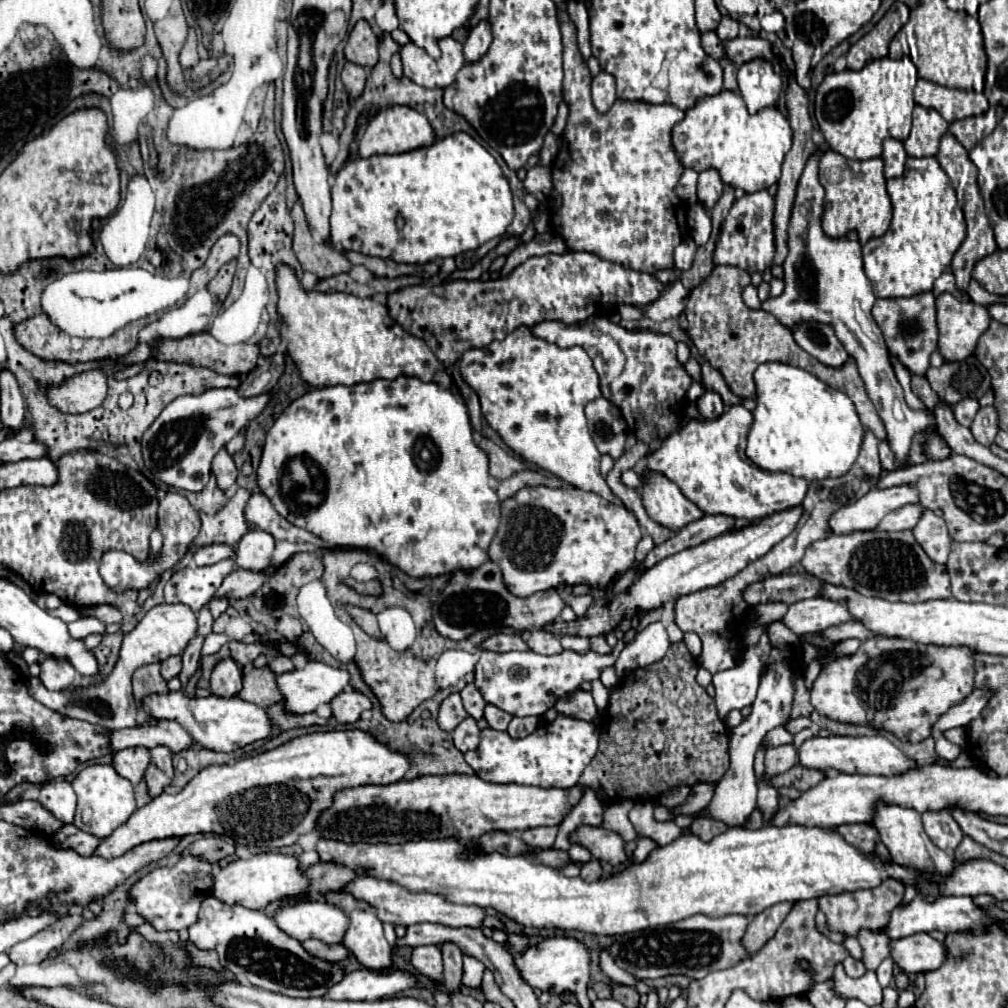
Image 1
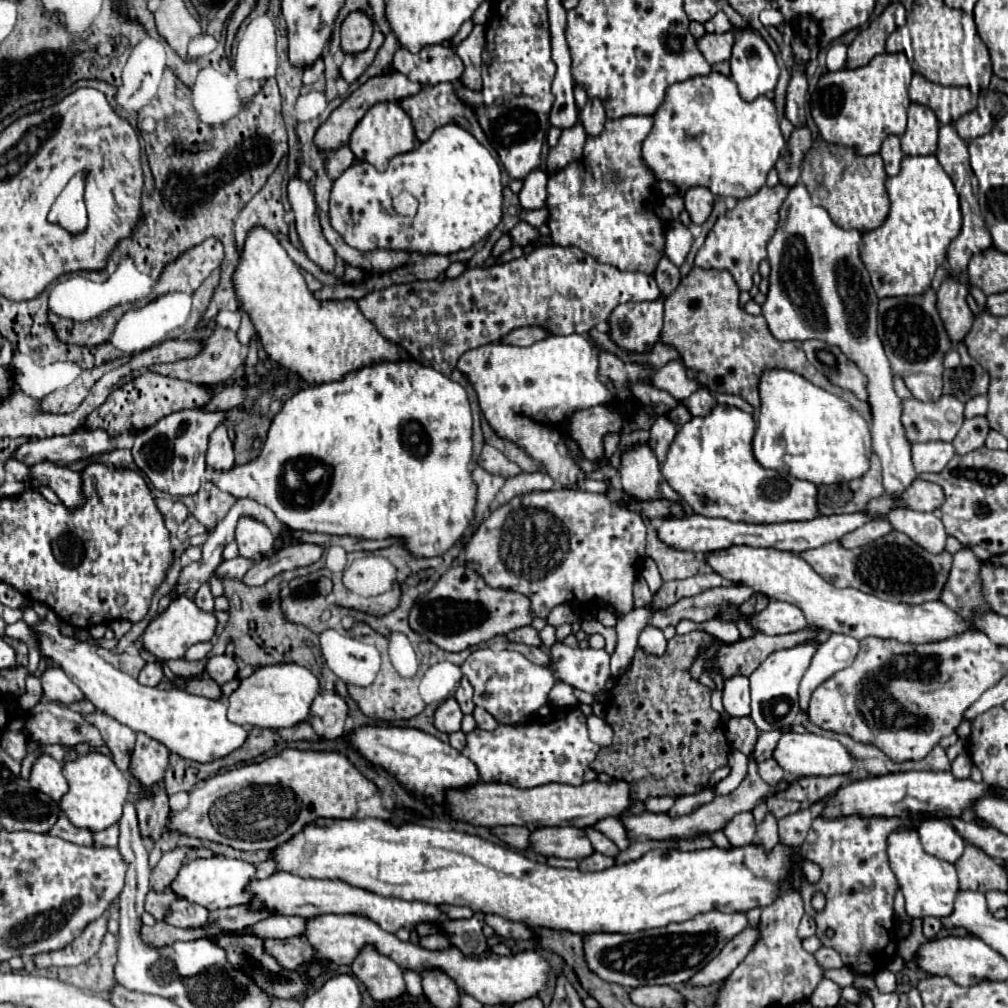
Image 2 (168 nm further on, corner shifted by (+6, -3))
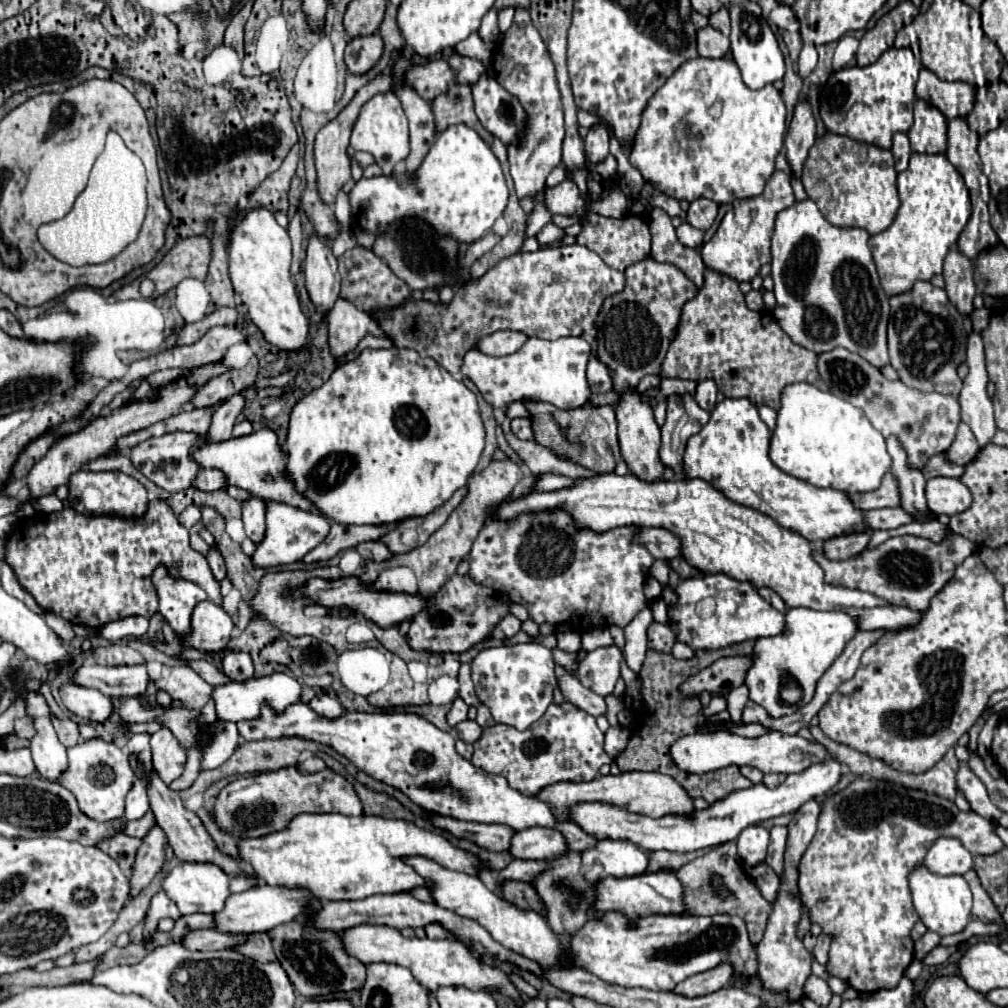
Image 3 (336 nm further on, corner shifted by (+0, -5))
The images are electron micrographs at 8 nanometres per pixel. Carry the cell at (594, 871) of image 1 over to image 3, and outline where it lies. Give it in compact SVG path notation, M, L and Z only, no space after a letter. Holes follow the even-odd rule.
M599 840L597 846L585 850L581 856L587 882L597 882L605 876L635 876L647 868L647 852L621 840Z

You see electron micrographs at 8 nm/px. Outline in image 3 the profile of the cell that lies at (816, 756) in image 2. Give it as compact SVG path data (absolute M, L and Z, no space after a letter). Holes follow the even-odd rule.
M719 730L715 734L691 734L687 738L679 738L675 746L671 746L671 756L675 764L691 774L705 774L711 770L719 770L729 764L737 766L755 766L761 772L779 772L779 774L791 774L791 772L803 772L813 764L821 764L829 758L829 752L823 744L805 740L801 736L789 736L781 732L769 732L759 738L741 738L727 730Z

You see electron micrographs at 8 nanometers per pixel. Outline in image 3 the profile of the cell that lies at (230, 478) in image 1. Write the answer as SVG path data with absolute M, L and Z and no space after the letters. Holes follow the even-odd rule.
M235 394L229 400L225 400L223 404L219 404L219 408L213 414L213 422L211 428L207 432L207 440L209 442L225 442L231 438L233 426L235 426L235 418L239 416L239 412L243 410L243 394Z

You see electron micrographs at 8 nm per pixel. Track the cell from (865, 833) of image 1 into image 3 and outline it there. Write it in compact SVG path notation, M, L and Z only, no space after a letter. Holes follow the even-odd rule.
M857 778L845 790L829 796L823 802L819 824L807 854L803 854L803 866L799 866L799 892L803 904L809 910L813 924L819 924L827 936L833 938L829 948L827 970L831 976L843 978L857 992L877 992L899 984L907 966L913 960L913 940L909 936L919 916L911 904L911 892L907 874L923 862L931 842L939 836L955 836L973 856L997 854L1005 848L1005 842L997 836L991 820L975 814L961 812L951 800L913 788L913 814L911 814L911 788Z

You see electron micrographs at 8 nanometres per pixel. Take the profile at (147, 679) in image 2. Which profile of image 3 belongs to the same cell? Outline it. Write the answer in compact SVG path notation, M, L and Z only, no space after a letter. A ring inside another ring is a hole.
M85 660L85 664L77 670L75 682L79 686L97 688L105 696L111 694L143 694L151 682L147 674L147 666L99 666L93 660Z

